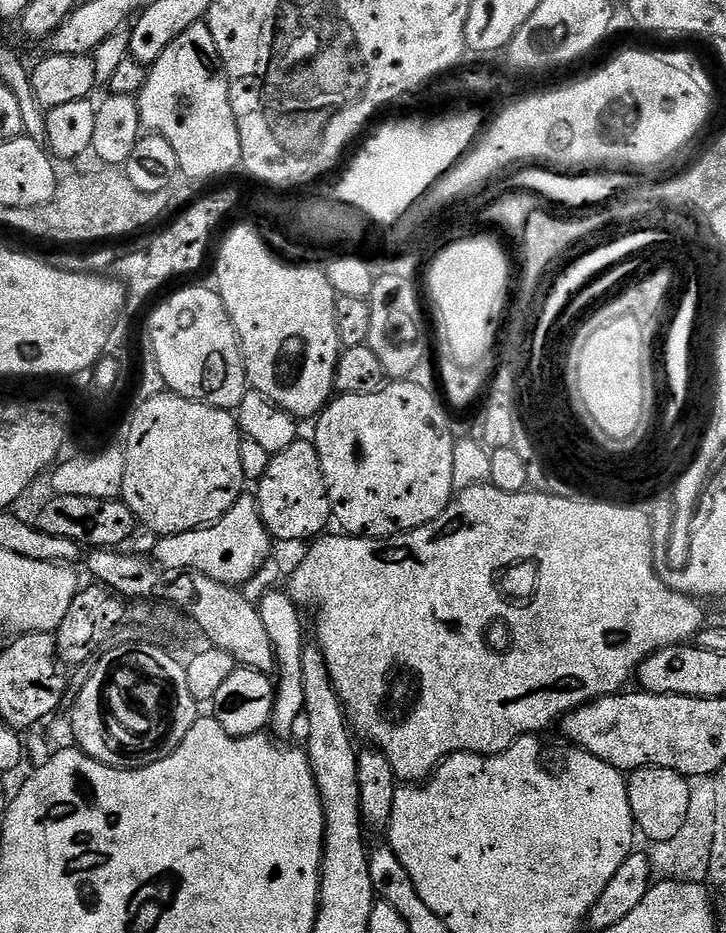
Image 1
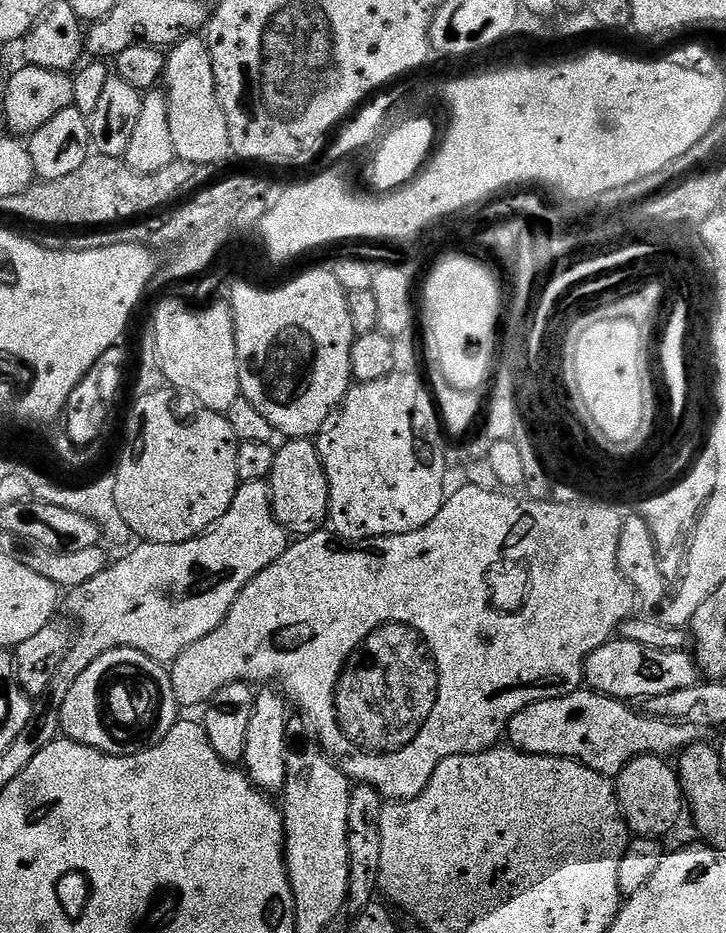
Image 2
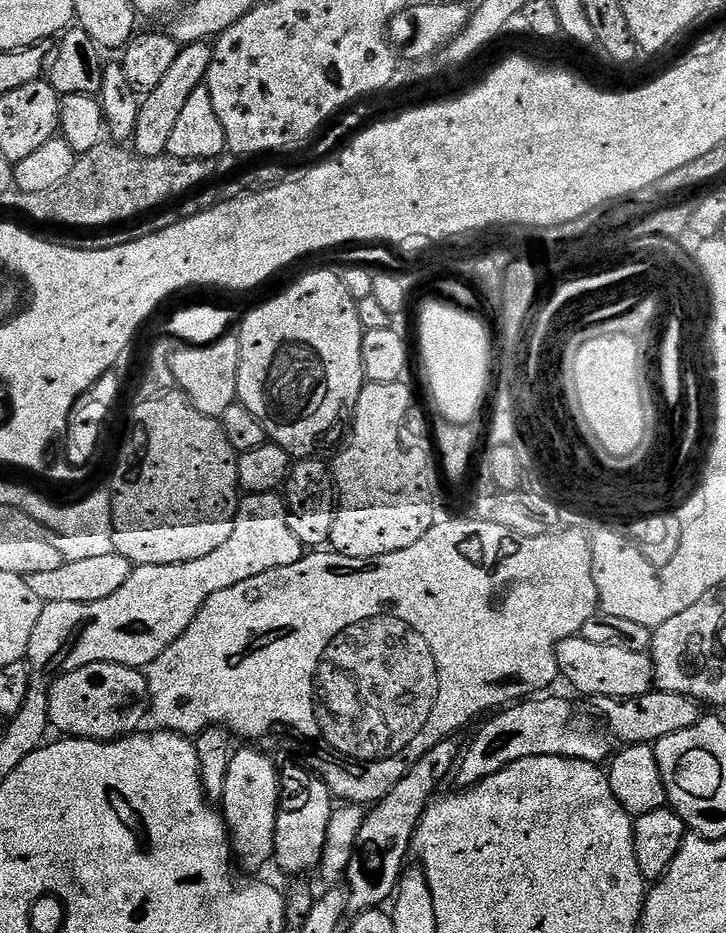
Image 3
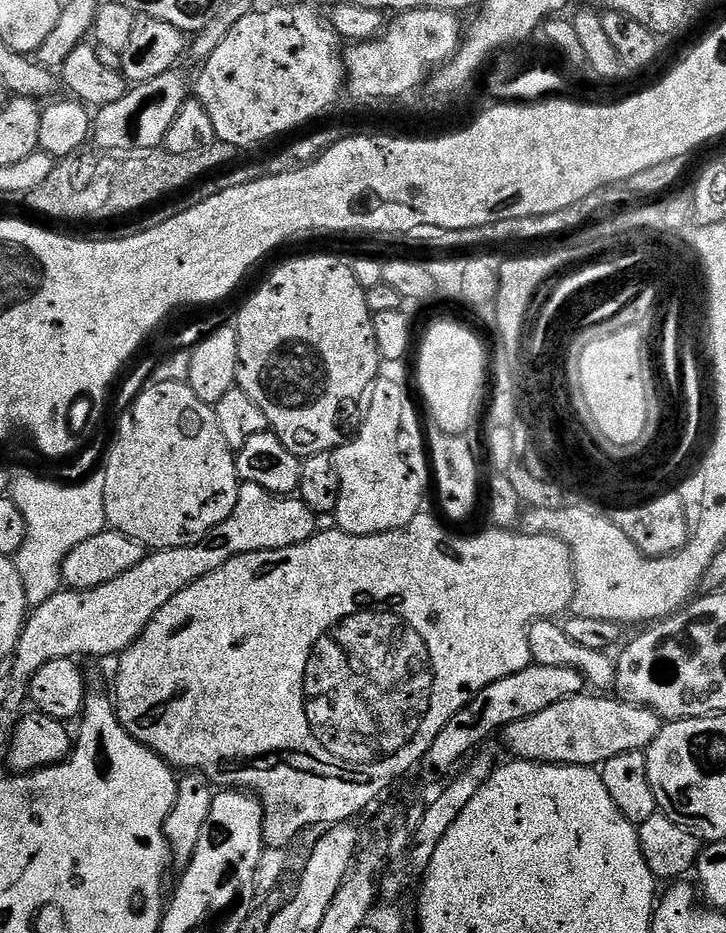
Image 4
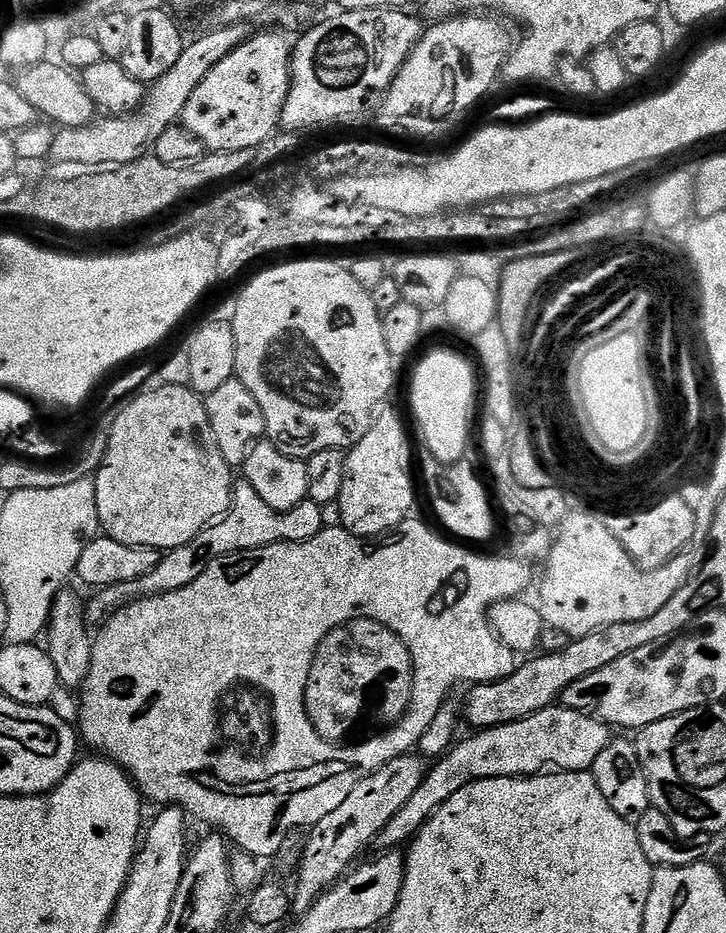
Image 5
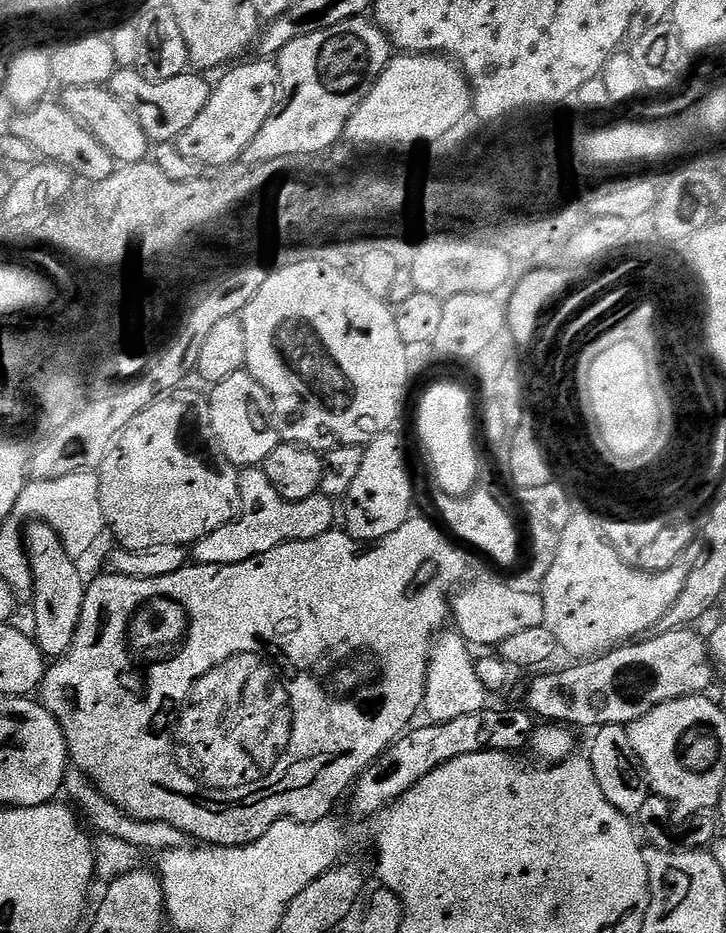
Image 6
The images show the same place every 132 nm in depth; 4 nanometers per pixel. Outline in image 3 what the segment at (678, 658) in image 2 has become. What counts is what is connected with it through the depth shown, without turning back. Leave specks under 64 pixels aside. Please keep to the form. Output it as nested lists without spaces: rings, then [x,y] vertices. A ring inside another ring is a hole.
[[[582,634],[568,636],[556,645],[556,661],[560,676],[568,679],[584,696],[596,696],[605,700],[630,700],[653,691],[654,665],[651,655],[636,652],[623,643],[598,645]]]

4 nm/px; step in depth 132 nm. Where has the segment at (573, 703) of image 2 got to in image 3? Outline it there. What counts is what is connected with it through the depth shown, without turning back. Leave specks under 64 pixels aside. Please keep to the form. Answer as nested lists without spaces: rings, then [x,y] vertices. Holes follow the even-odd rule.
[[[556,696],[549,700],[528,700],[525,704],[516,704],[505,712],[499,712],[488,718],[493,720],[481,726],[468,753],[459,757],[454,780],[456,776],[461,789],[467,790],[488,776],[498,774],[506,766],[531,756],[568,756],[571,760],[585,760],[597,766],[609,759],[609,737],[596,729],[595,722],[586,713],[575,712],[568,700],[559,700]]]

